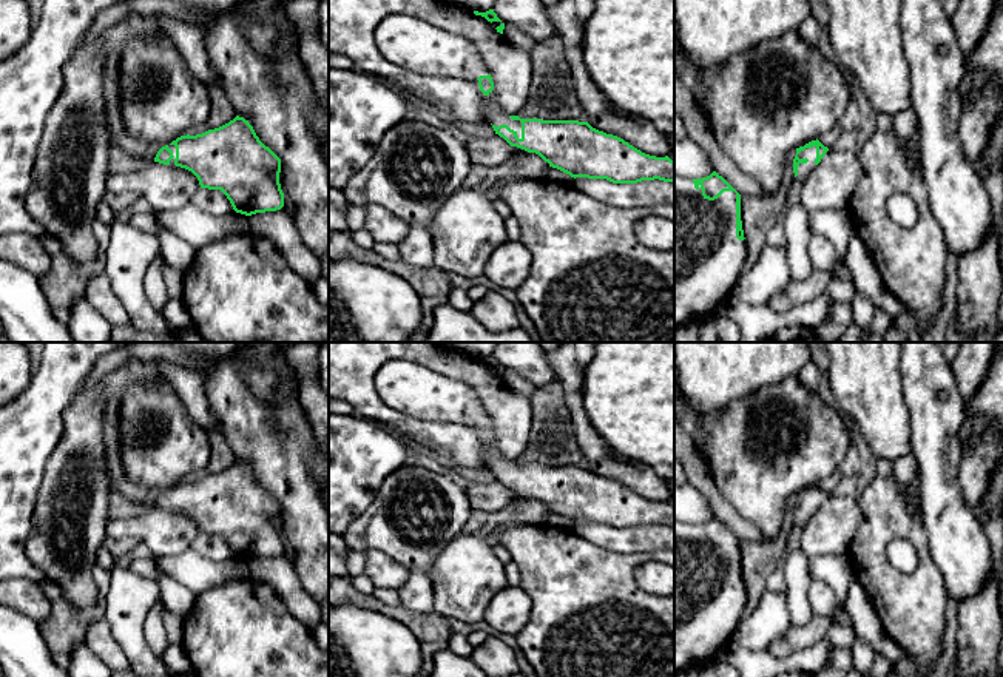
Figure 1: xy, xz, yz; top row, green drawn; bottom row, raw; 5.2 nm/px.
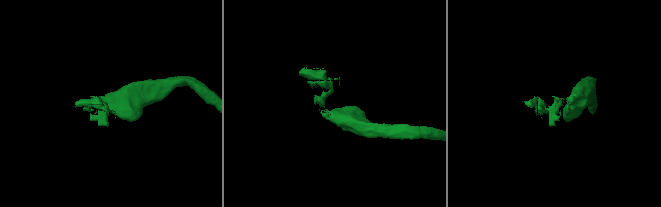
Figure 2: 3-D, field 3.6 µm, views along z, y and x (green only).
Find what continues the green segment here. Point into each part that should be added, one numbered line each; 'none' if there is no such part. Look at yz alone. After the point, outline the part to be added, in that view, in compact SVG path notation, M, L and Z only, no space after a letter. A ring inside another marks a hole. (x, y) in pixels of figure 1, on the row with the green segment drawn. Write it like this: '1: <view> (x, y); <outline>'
1: yz (709, 258); M674 176L674 327L714 316L733 293L745 256L745 242L736 237L736 193L708 200L693 179Z

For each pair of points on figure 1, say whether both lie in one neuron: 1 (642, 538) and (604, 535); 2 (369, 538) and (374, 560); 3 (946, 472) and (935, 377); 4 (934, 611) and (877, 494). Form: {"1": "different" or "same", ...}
{"1": "same", "2": "different", "3": "same", "4": "same"}

